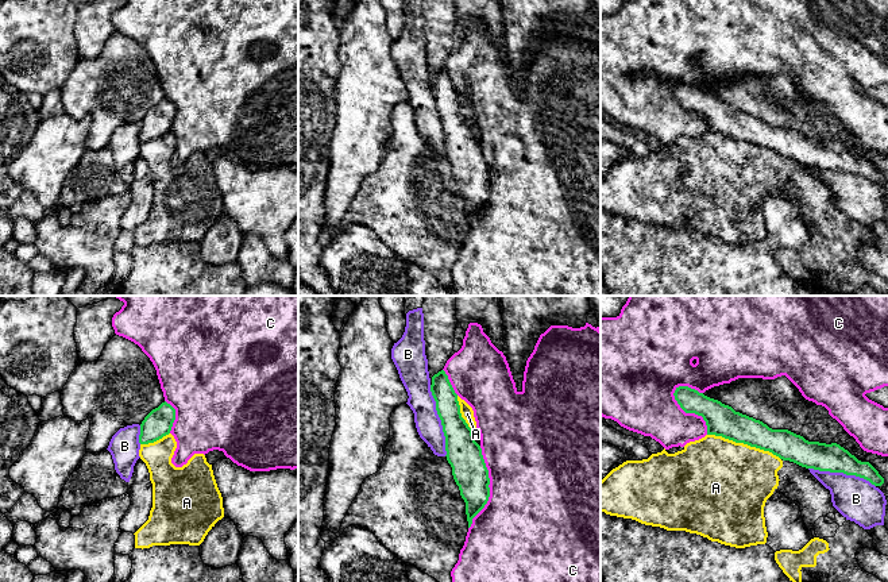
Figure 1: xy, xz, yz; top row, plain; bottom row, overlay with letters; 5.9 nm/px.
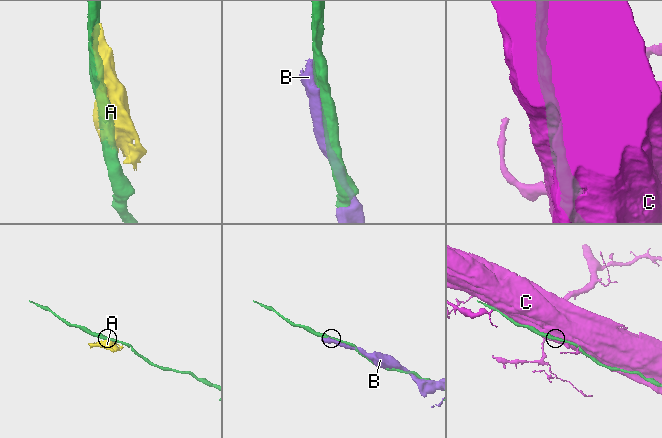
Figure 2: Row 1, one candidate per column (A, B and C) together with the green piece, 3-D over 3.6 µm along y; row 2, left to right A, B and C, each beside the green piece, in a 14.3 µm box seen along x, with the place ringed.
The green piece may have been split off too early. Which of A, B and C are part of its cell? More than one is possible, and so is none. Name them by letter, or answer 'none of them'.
none of them

